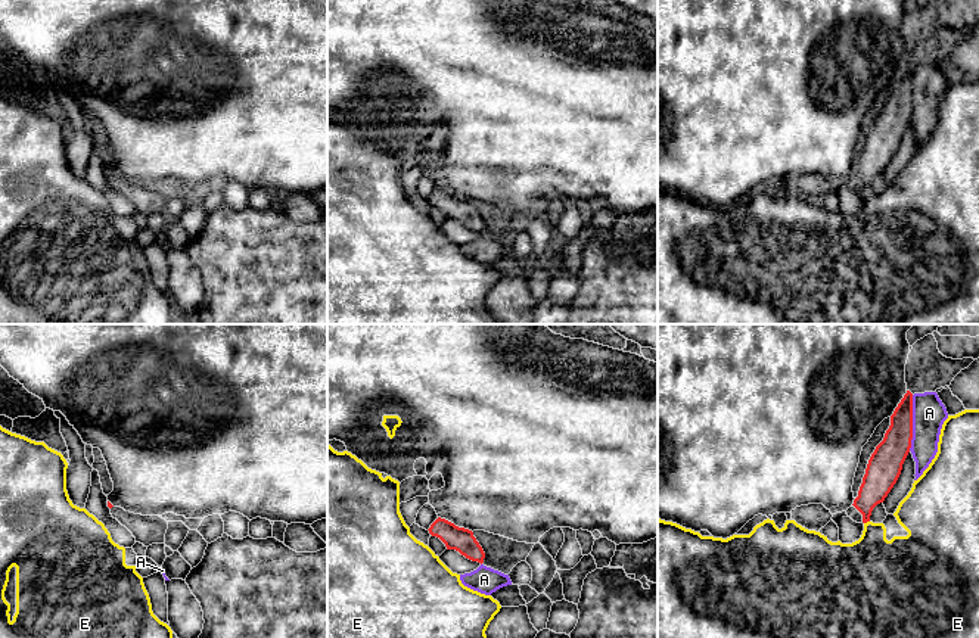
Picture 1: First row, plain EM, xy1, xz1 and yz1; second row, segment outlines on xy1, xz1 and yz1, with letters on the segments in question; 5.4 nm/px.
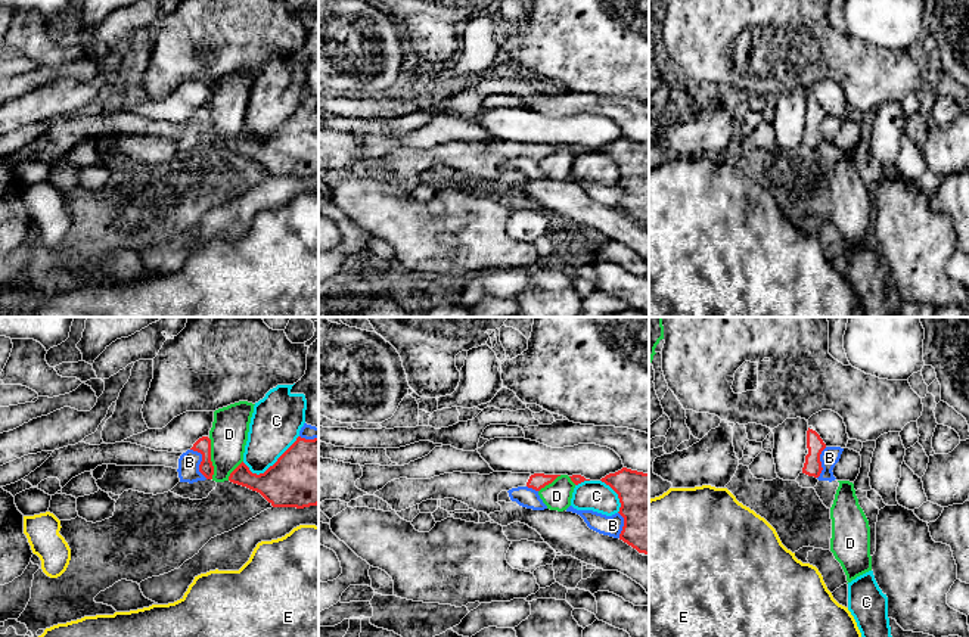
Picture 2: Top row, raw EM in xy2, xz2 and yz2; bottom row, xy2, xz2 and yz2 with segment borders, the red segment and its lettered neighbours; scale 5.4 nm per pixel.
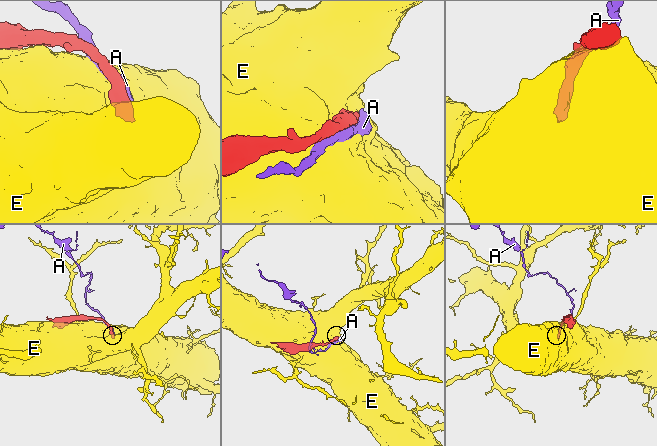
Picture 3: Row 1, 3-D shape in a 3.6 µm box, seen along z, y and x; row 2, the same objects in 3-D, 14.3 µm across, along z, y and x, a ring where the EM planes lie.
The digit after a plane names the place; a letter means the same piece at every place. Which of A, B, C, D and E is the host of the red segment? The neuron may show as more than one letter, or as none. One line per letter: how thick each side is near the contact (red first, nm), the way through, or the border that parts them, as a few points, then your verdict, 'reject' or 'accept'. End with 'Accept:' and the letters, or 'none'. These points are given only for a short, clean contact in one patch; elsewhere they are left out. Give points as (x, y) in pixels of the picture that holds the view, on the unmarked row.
A: calibres 180 and 180 nm; reject
B: calibres 90 and 120 nm; reject
C: calibres 360 and 280 nm; reject
D: calibres 90 and 200 nm; border xy2 (208, 108), (213, 148); reject
E: calibres 170 and 340 nm; reject
Accept: none

